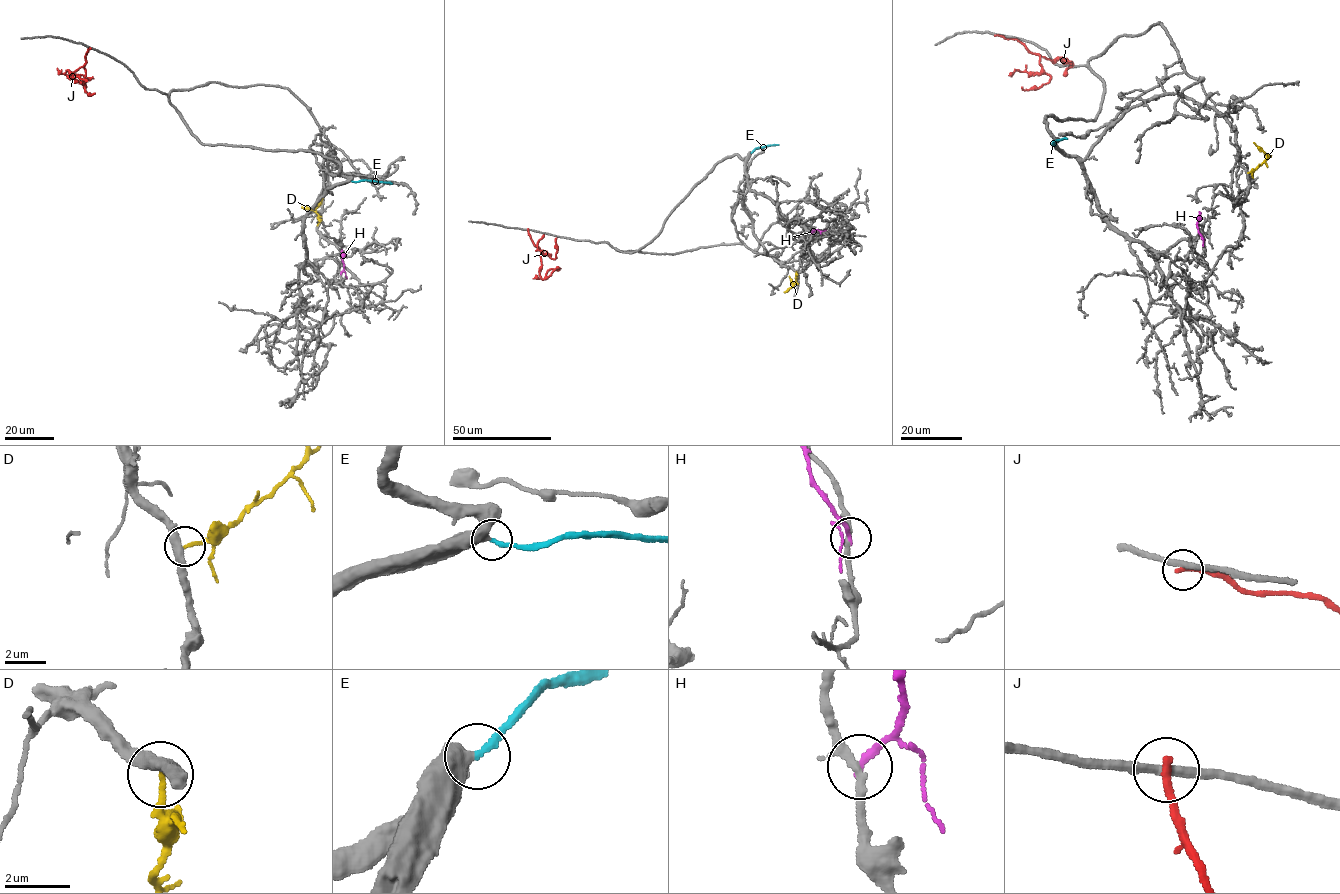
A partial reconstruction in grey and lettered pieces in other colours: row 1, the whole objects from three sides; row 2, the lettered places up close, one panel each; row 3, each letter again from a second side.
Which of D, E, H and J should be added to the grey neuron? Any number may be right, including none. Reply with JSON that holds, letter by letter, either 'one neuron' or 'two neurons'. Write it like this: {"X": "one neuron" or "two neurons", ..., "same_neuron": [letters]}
{"D": "one neuron", "E": "one neuron", "H": "two neurons", "J": "two neurons", "same_neuron": ["D", "E"]}

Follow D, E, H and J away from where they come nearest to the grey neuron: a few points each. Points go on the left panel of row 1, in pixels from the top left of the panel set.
D: (320, 221), (315, 209), (323, 198)
E: (352, 181), (391, 183)
H: (340, 273), (344, 265), (341, 249)
J: (90, 48), (84, 66), (64, 73), (93, 78)

